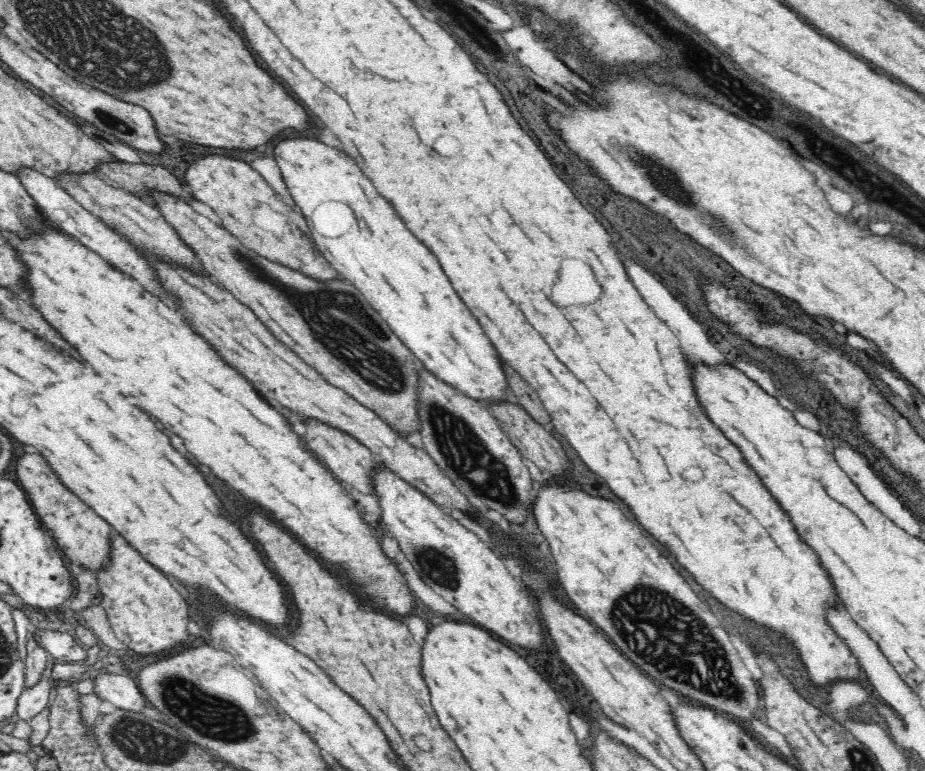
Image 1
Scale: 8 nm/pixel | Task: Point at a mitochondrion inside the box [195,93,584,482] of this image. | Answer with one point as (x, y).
(339, 322)

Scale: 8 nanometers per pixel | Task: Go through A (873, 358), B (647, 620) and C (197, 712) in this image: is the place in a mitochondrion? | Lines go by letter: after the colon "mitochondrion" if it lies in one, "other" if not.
A: other
B: mitochondrion
C: mitochondrion

